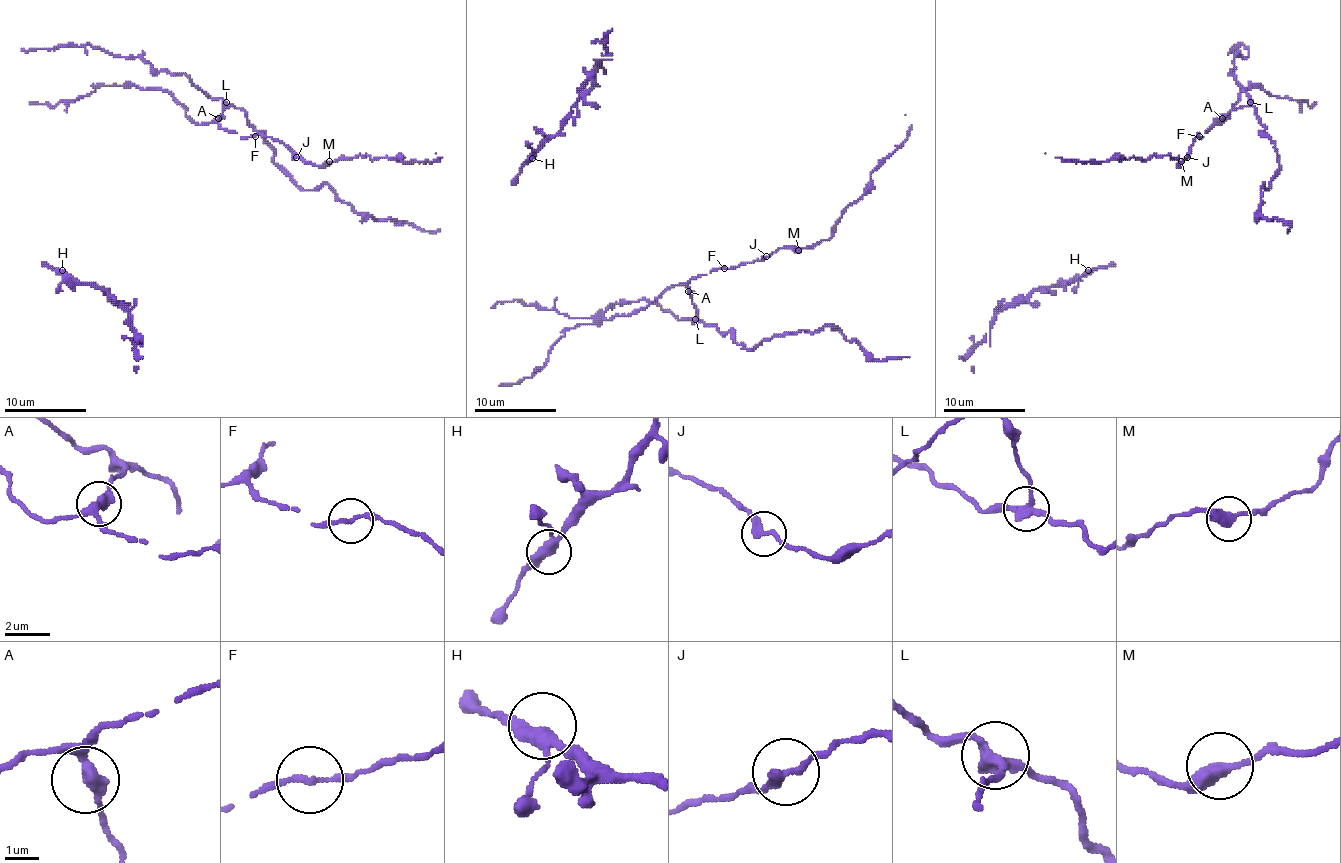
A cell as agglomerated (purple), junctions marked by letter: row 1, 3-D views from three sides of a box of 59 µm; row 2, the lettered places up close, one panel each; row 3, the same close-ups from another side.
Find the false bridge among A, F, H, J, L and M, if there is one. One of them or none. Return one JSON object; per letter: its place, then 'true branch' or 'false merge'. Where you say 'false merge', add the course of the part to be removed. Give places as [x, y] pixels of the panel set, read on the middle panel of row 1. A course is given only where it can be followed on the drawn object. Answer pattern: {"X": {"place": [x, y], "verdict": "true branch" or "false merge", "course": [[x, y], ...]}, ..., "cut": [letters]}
{"A": {"place": [688, 291], "verdict": "true branch"}, "F": {"place": [724, 268], "verdict": "true branch"}, "H": {"place": [532, 158], "verdict": "true branch"}, "J": {"place": [766, 256], "verdict": "true branch"}, "L": {"place": [695, 319], "verdict": "false merge", "course": [[696, 320], [729, 332], [745, 349], [755, 349], [774, 334], [831, 326], [874, 359], [909, 357]]}, "M": {"place": [798, 250], "verdict": "true branch"}, "cut": ["L"]}

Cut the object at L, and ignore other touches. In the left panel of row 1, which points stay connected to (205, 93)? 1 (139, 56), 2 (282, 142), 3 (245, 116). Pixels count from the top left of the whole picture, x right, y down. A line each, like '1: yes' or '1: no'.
1: yes
2: no
3: yes

